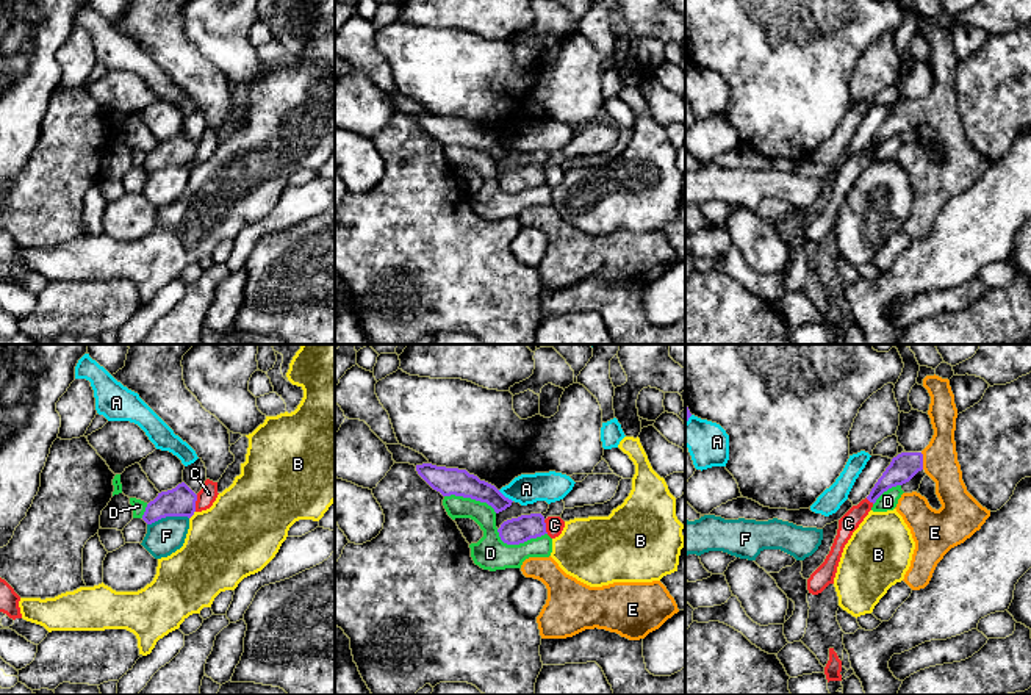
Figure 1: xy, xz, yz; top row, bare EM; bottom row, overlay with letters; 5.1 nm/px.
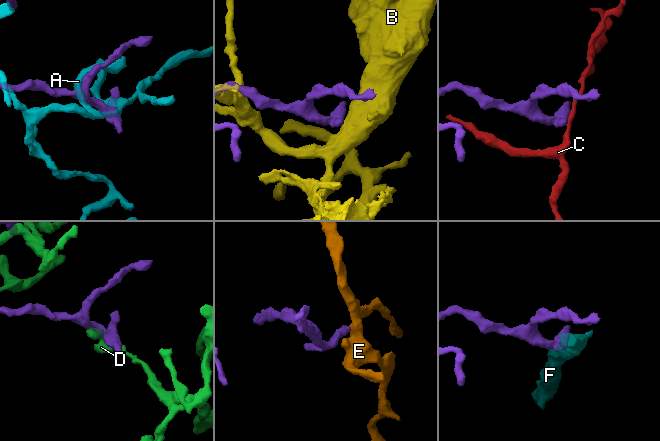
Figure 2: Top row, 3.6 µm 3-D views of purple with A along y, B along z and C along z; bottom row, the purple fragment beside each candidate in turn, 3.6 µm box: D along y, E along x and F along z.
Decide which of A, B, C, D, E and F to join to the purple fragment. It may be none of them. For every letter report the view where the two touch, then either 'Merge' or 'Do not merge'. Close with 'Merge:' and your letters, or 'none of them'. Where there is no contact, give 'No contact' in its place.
A: Touches purple in xz. Do not merge
B: Touches purple in xy. Do not merge
C: Touches purple in xy. Do not merge
D: Touches purple in xz. Do not merge
E: Touches purple in yz. Merge
F: Touches purple in xy. Do not merge
Merge: E

